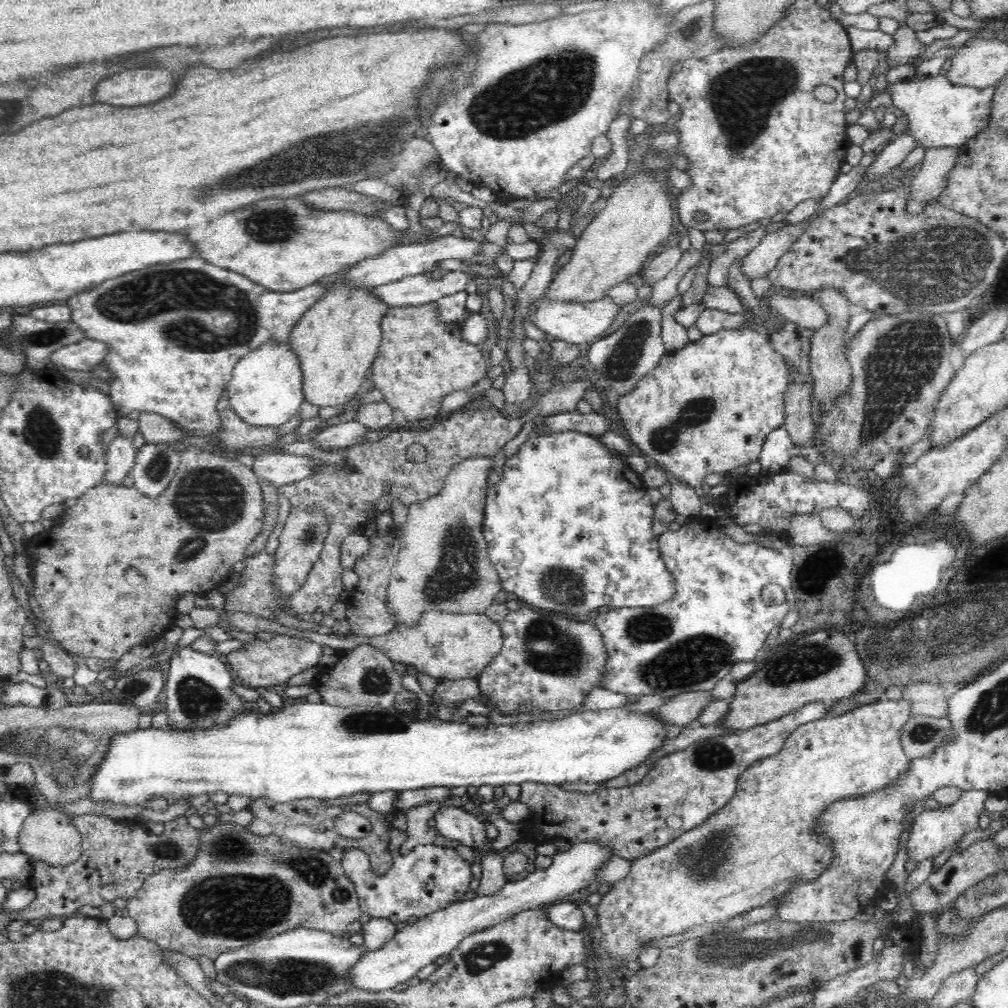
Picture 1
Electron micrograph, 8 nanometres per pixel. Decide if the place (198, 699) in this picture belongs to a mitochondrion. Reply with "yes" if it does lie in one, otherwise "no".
yes

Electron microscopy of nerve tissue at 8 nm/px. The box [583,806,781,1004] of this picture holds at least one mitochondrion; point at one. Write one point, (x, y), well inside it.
(702, 863)

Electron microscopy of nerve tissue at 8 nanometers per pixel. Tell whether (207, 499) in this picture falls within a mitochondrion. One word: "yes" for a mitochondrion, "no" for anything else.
yes

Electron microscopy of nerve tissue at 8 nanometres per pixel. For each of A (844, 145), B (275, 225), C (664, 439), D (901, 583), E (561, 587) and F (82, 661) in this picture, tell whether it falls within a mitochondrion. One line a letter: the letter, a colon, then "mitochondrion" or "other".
A: other
B: mitochondrion
C: mitochondrion
D: other
E: mitochondrion
F: other

